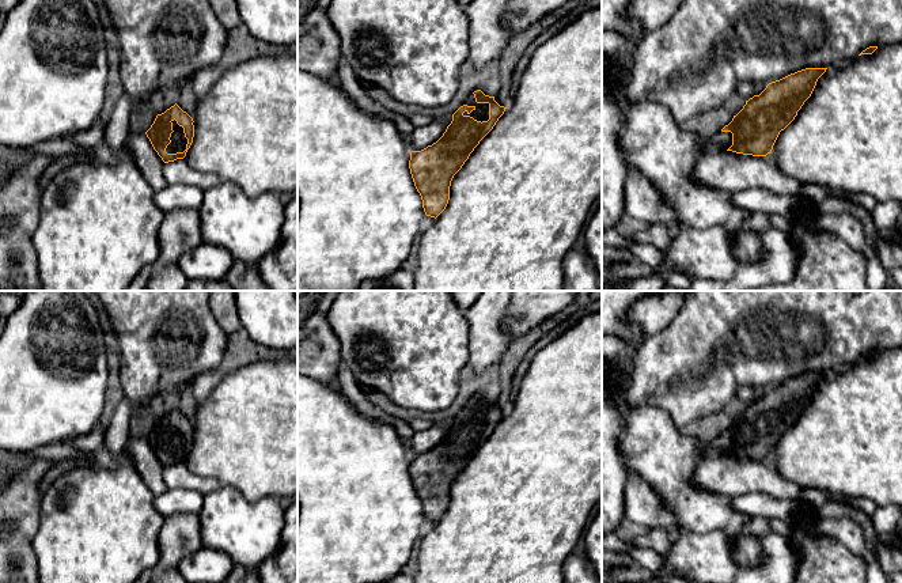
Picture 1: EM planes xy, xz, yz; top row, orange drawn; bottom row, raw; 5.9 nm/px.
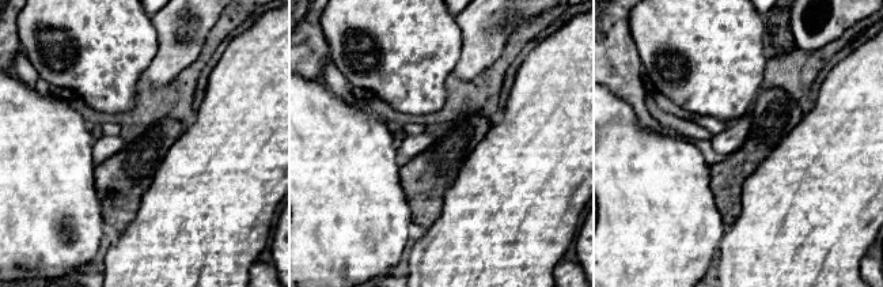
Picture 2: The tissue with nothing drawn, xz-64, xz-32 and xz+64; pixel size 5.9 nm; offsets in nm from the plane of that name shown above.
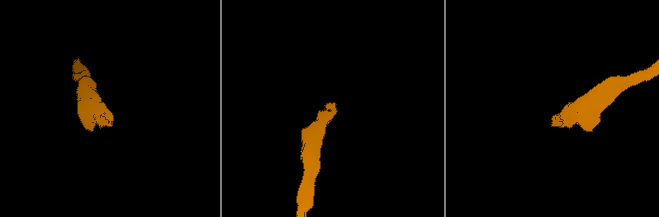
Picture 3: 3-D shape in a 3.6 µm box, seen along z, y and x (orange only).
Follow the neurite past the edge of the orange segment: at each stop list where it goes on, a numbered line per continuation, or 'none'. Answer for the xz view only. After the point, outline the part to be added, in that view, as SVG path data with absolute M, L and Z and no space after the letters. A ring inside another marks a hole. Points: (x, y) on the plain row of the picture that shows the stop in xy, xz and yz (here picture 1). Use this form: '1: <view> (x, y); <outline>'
1: xz (481, 417); M474 398L470 400L469 405L465 409L474 410L475 413L470 419L465 416L463 420L470 420L481 427L489 424L489 408L477 408Z

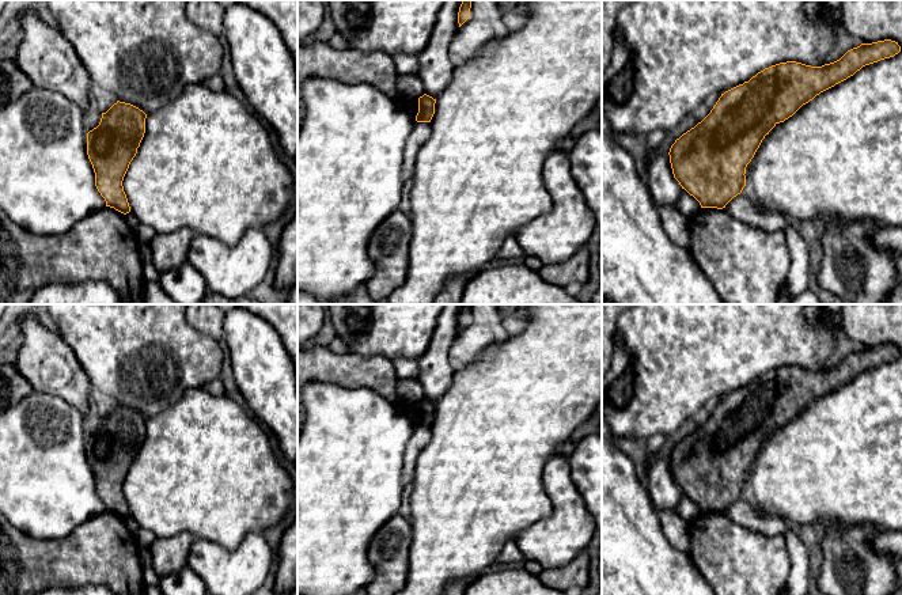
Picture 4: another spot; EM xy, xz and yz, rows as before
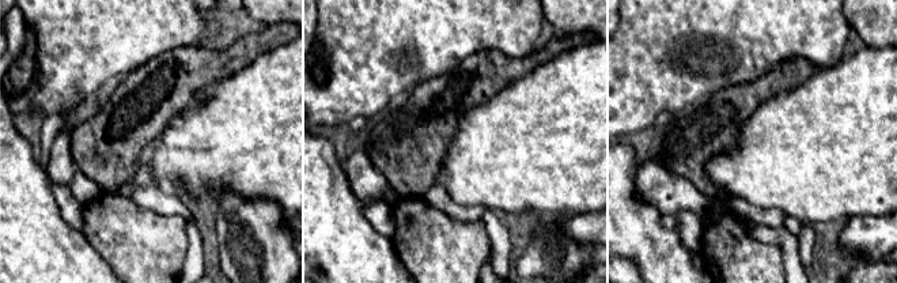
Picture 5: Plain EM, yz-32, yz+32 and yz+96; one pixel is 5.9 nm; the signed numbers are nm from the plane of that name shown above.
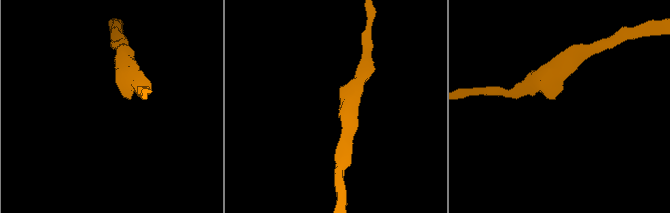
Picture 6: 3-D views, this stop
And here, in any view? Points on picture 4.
none

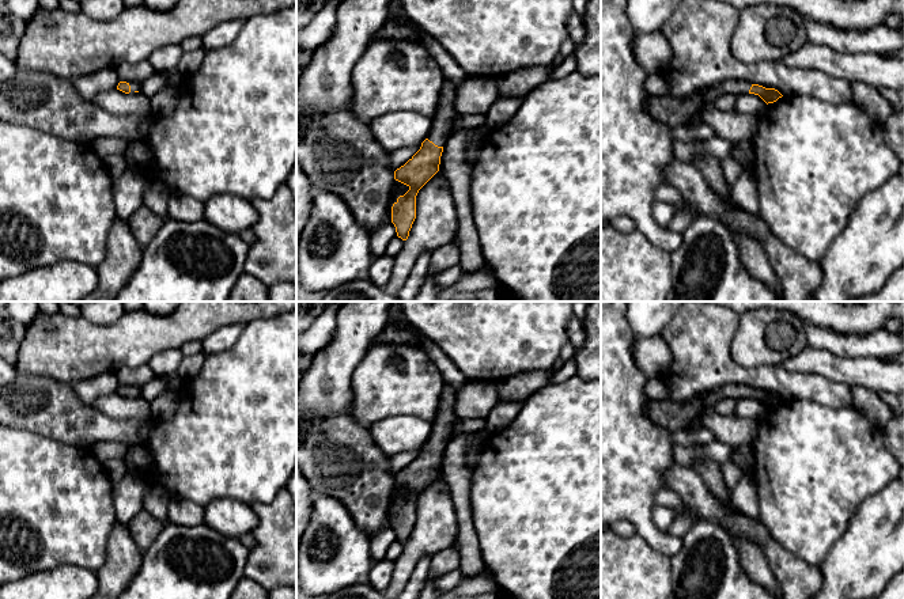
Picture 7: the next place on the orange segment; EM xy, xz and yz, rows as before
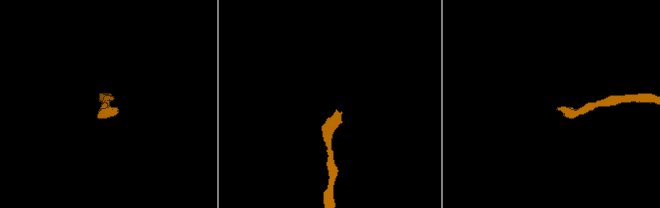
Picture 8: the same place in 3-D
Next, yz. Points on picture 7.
1: yz (668, 414); M727 384L686 403L677 403L667 399L648 399L646 402L646 413L653 422L669 432L688 429L701 407L714 407L723 398L746 398L750 391L752 387L746 384Z

